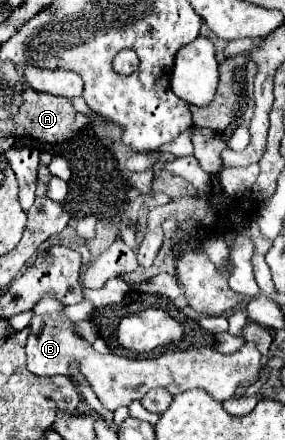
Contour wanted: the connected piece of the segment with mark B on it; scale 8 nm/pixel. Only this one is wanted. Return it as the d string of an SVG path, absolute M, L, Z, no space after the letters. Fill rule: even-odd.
M50 292L50 296L44 296L42 300L38 300L38 304L32 308L32 320L30 320L30 336L28 336L28 344L26 344L26 356L28 356L28 370L32 374L38 376L54 376L54 374L62 374L62 376L74 376L70 366L78 364L78 372L88 380L88 384L94 388L98 400L108 408L108 410L116 410L120 406L130 406L134 400L142 400L142 396L152 390L152 388L166 388L172 396L182 394L190 388L202 388L204 392L208 392L210 396L214 396L214 400L224 402L228 398L234 396L236 388L240 386L250 386L254 382L258 382L258 374L260 374L260 358L262 354L256 350L254 344L244 344L240 350L236 350L234 354L222 354L216 348L188 348L188 350L178 350L178 352L166 352L158 358L122 358L116 354L98 354L90 342L86 342L74 328L74 322L66 320L64 314L64 304L54 296L54 292Z

